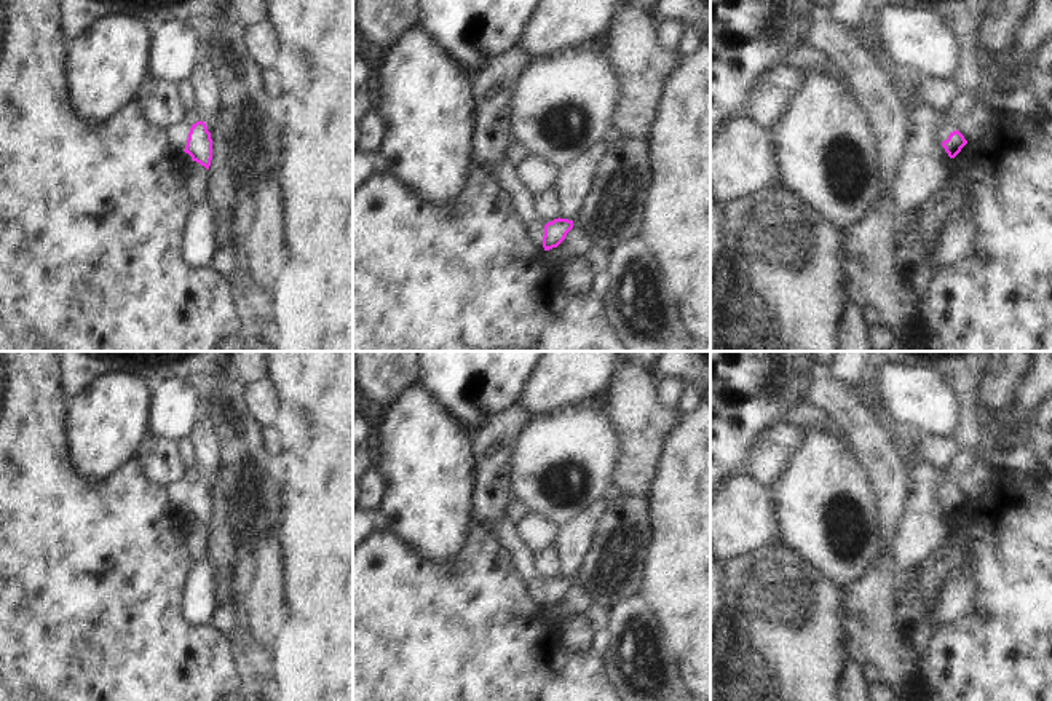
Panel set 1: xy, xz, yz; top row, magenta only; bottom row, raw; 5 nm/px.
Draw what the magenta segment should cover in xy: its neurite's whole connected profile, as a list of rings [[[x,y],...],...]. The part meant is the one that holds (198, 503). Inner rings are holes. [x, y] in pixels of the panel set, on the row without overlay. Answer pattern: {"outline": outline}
{"outline": [[[179,479],[166,487],[168,503],[177,511],[188,511],[193,519],[200,521],[206,527],[212,517],[212,497],[204,479],[188,482]]]}

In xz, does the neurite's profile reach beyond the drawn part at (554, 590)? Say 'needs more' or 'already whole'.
needs more

